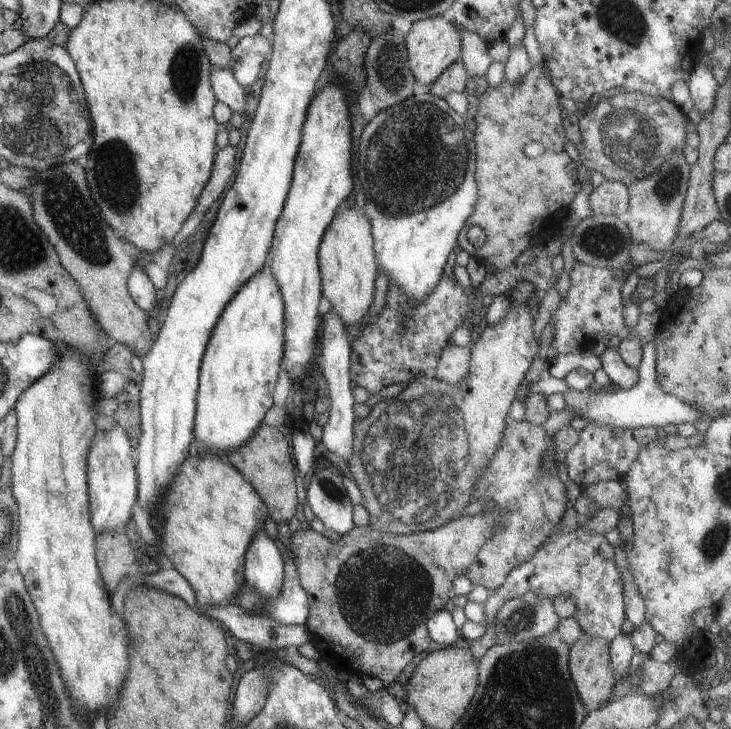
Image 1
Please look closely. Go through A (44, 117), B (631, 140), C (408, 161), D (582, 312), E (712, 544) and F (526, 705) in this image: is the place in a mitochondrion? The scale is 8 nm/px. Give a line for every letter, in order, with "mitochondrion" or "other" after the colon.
A: mitochondrion
B: mitochondrion
C: mitochondrion
D: other
E: mitochondrion
F: mitochondrion

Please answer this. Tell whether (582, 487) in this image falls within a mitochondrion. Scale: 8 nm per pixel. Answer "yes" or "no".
no

